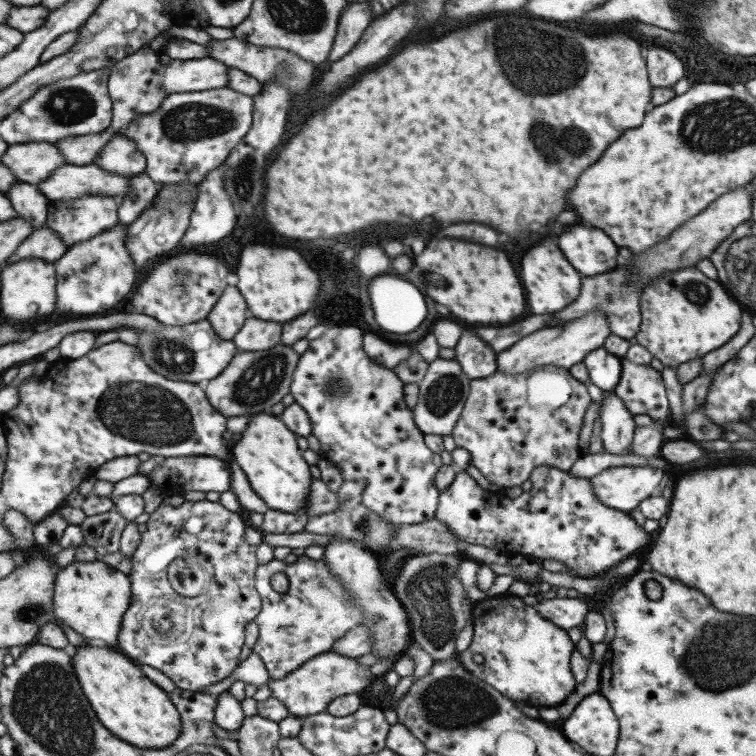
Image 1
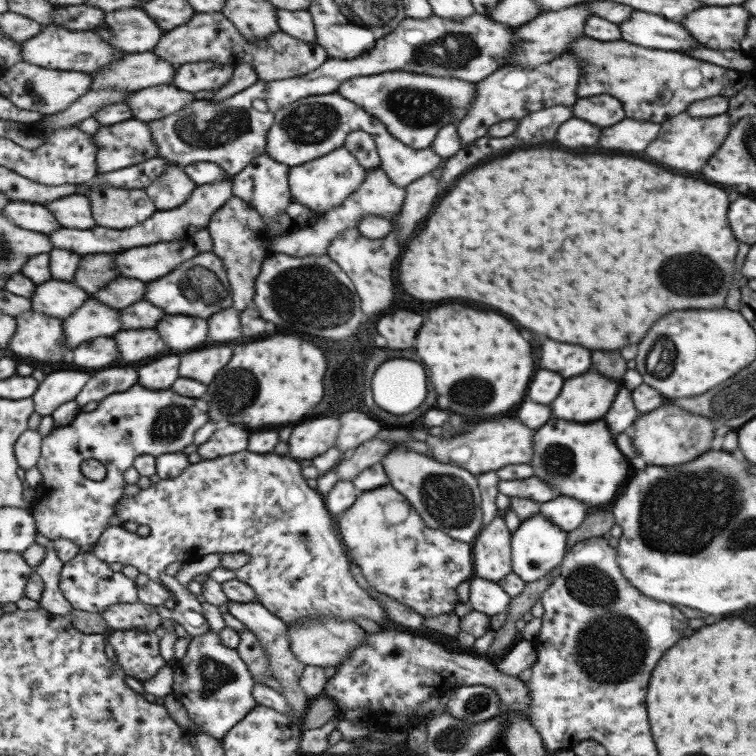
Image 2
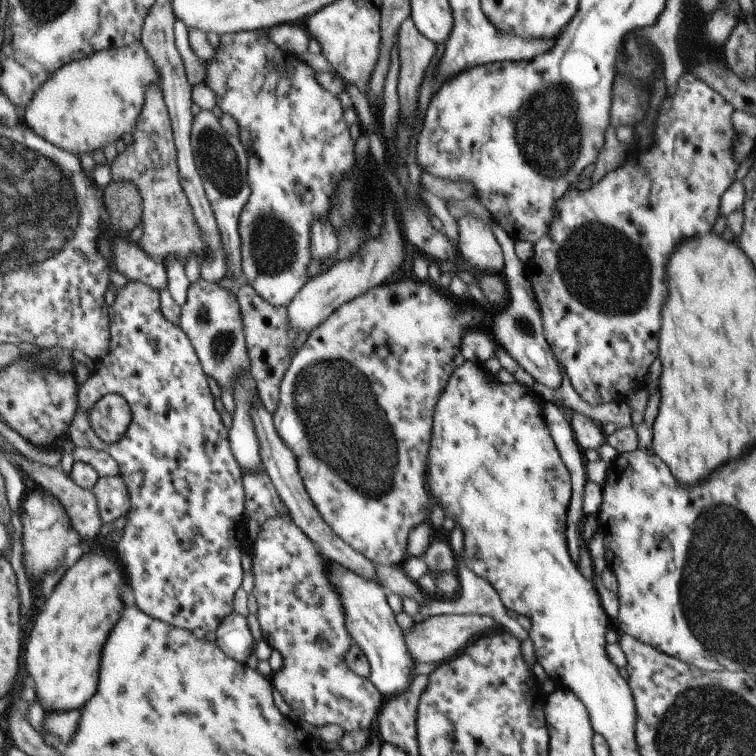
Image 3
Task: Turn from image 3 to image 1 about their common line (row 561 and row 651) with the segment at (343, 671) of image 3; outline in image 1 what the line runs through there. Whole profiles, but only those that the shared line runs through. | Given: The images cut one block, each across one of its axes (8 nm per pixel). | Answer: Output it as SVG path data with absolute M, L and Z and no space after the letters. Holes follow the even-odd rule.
M304 554L270 560L255 568L254 587L260 596L260 610L253 619L258 636L252 652L259 656L271 679L283 678L303 662L329 651L333 641L363 621L362 611L331 574L325 560L311 560ZM275 572L283 573L287 578L287 591L278 593L271 588L269 580Z

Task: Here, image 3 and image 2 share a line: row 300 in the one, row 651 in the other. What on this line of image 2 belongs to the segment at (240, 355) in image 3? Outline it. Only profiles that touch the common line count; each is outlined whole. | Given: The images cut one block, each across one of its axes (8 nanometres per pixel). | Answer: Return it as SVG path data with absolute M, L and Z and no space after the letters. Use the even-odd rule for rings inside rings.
M209 629L190 637L184 655L174 662L172 696L185 708L187 716L201 728L199 732L217 740L235 726L255 705L251 694L255 684L238 652L223 646L219 635Z

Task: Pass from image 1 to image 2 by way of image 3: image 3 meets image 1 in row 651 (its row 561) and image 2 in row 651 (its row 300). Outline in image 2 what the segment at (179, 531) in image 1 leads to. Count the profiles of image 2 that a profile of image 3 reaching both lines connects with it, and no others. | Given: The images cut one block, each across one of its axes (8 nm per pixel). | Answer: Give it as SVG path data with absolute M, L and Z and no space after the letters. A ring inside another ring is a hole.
M116 630L109 634L106 642L113 648L115 667L121 669L125 676L131 676L141 682L155 676L163 665L169 663L161 658L158 650L158 634L154 631Z

